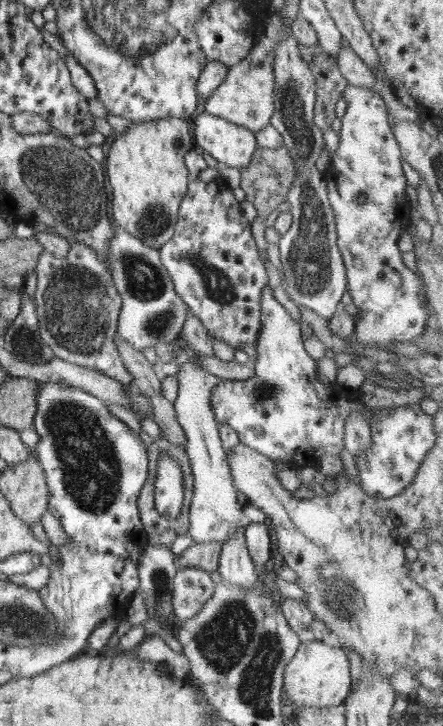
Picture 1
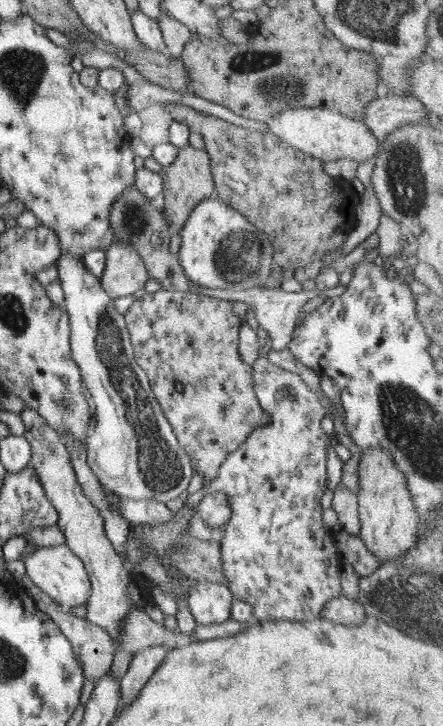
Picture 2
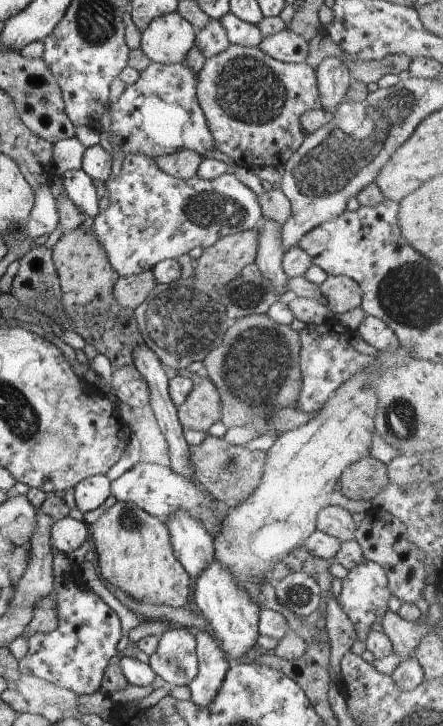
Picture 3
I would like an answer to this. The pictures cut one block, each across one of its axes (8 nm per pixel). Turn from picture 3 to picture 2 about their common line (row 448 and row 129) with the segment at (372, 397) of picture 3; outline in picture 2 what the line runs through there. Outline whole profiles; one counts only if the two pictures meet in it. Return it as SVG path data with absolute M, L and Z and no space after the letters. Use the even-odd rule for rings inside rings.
M326 107L284 109L271 116L269 130L290 147L298 148L321 161L351 158L364 162L378 154L379 142L363 121Z

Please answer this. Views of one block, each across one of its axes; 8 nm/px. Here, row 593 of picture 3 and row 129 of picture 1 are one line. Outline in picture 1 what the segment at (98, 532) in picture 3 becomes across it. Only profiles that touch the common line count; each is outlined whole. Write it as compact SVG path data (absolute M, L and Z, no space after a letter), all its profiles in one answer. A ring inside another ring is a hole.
M178 117L131 122L128 127L109 139L110 148L106 159L106 173L112 188L112 218L118 227L138 238L147 246L158 250L174 235L179 206L189 184L189 170L184 157L192 148L189 120Z

